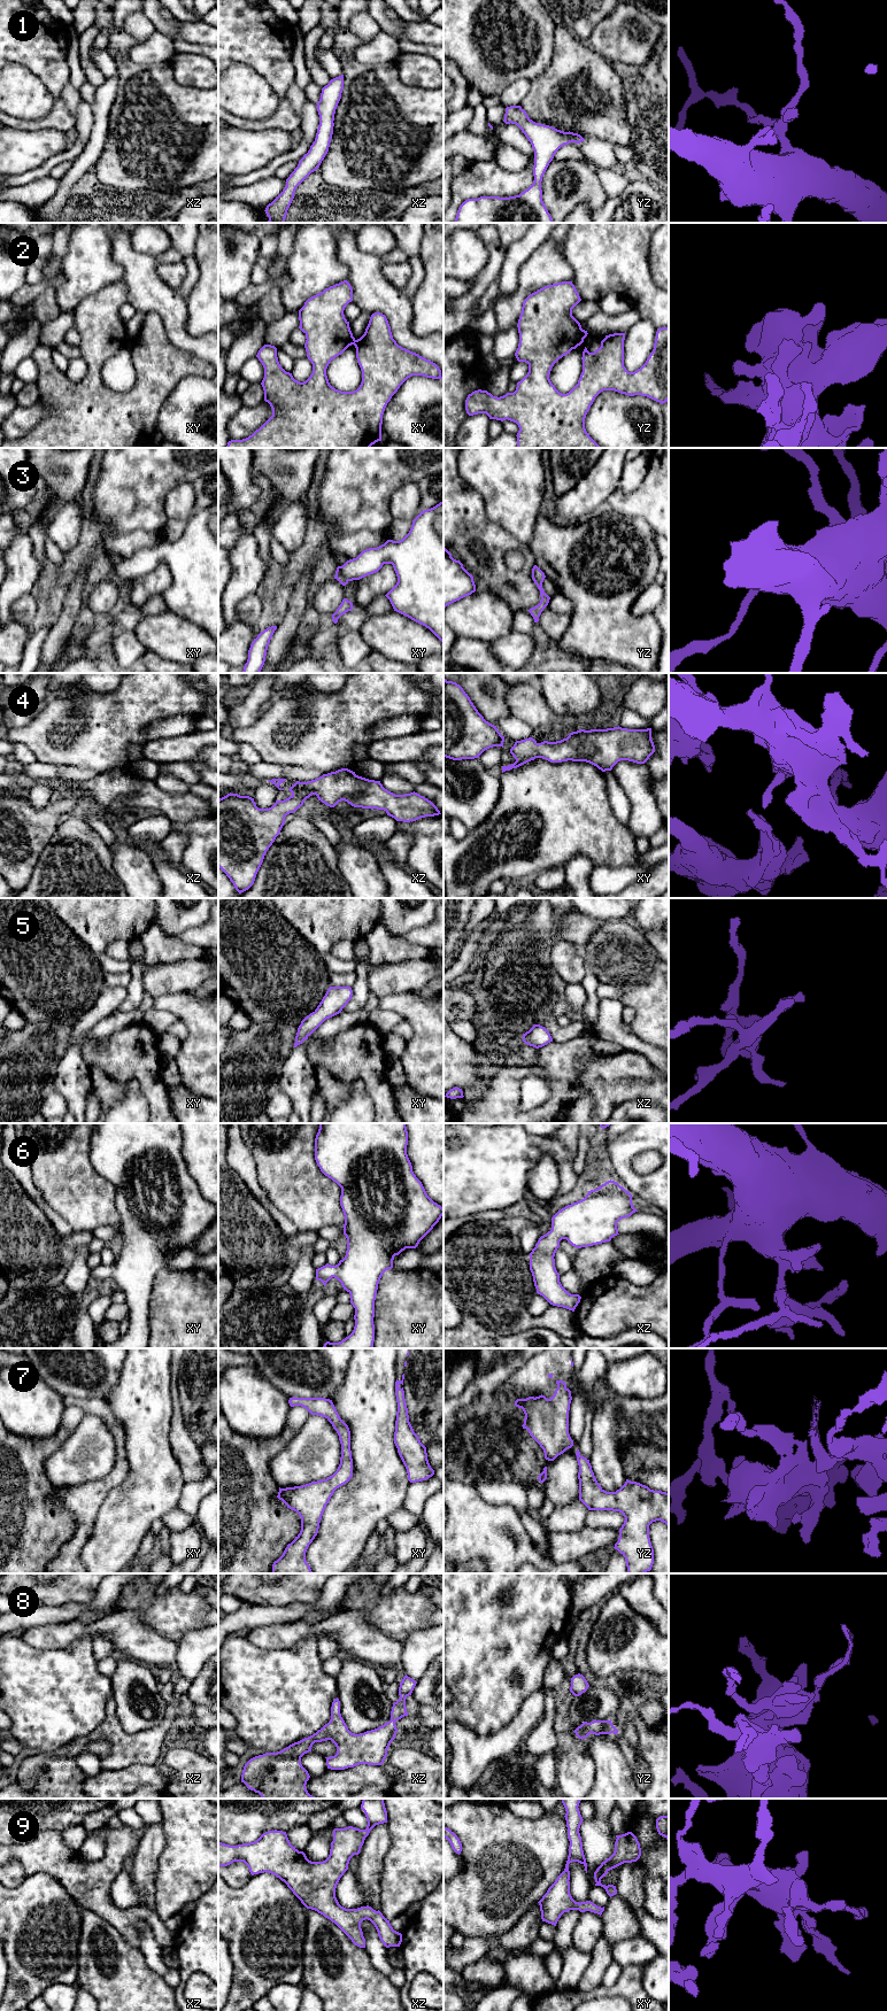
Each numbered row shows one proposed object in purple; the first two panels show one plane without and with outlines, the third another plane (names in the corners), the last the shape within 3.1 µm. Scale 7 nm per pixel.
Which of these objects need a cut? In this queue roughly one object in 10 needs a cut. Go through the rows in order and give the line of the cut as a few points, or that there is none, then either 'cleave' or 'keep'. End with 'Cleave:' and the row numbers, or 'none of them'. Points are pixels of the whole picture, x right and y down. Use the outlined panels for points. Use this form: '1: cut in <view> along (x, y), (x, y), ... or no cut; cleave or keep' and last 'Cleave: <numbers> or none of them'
1: no cut; keep
2: no cut; keep
3: no cut; keep
4: no cut; keep
5: no cut; keep
6: no cut; keep
7: no cut; keep
8: no cut; keep
9: no cut; keep
Cleave: none of them

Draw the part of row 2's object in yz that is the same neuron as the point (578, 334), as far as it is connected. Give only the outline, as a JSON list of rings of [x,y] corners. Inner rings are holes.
[[[562,281],[545,286],[530,294],[523,302],[518,319],[519,343],[515,353],[518,362],[529,364],[527,374],[517,382],[514,393],[503,396],[493,396],[487,390],[475,390],[465,400],[465,410],[469,416],[486,413],[489,419],[510,420],[518,425],[517,448],[601,448],[586,432],[585,418],[595,397],[603,390],[615,390],[620,394],[647,396],[661,404],[669,401],[669,327],[657,328],[654,349],[646,363],[634,372],[628,372],[624,366],[625,333],[606,335],[601,347],[589,353],[585,347],[583,351],[583,372],[578,384],[566,394],[560,393],[549,379],[554,364],[584,342],[587,331],[572,316],[572,309],[581,301],[572,281]]]

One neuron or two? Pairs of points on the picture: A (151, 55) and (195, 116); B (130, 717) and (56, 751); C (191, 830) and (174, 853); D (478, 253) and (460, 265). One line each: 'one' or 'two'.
A: two
B: one
C: two
D: one

